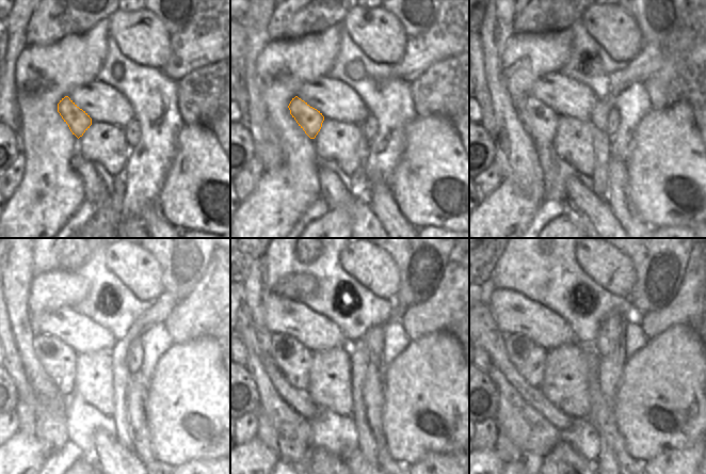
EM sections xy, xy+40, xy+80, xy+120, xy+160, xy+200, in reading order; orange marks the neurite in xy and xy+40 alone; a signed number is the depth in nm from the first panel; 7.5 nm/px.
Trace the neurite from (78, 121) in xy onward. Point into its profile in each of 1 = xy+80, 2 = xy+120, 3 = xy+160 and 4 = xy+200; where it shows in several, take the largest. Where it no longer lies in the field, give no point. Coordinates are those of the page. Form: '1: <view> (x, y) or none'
1: xy+80 (540, 121)
2: xy+120 (58, 359)
3: xy+160 (292, 359)
4: xy+200 (529, 358)

